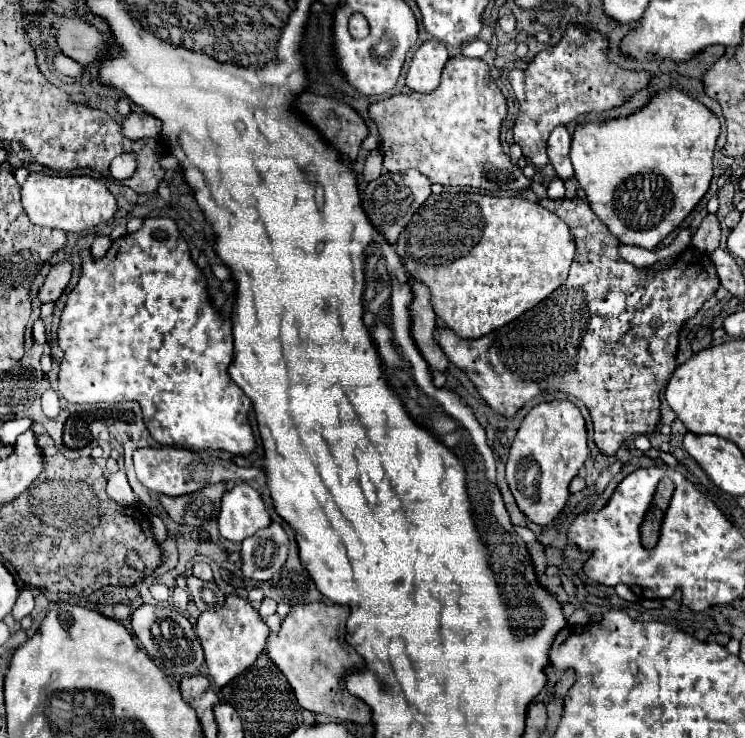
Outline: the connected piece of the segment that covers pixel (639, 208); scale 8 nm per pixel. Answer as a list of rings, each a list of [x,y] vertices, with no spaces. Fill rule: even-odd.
[[[680,89],[656,91],[640,111],[628,117],[590,121],[576,127],[570,147],[570,161],[576,169],[574,179],[584,189],[594,215],[616,239],[620,239],[620,243],[654,249],[686,219],[708,191],[712,181],[712,153],[718,135],[720,121],[706,105]]]

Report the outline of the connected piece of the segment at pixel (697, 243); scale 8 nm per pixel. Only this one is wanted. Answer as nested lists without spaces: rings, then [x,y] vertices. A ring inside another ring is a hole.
[[[708,213],[692,237],[692,247],[704,253],[712,253],[720,245],[720,223],[714,213]]]

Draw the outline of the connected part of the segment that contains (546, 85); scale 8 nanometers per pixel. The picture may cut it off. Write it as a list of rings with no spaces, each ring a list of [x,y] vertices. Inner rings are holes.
[[[568,27],[564,39],[556,47],[540,51],[524,71],[510,71],[508,79],[520,105],[514,123],[514,141],[534,167],[544,167],[548,163],[546,139],[556,125],[566,125],[582,113],[606,111],[622,105],[634,91],[648,85],[650,73],[616,67],[608,61],[608,41],[600,33]]]

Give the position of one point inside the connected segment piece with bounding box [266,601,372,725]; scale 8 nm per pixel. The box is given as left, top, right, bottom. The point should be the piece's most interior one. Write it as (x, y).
(307, 649)

